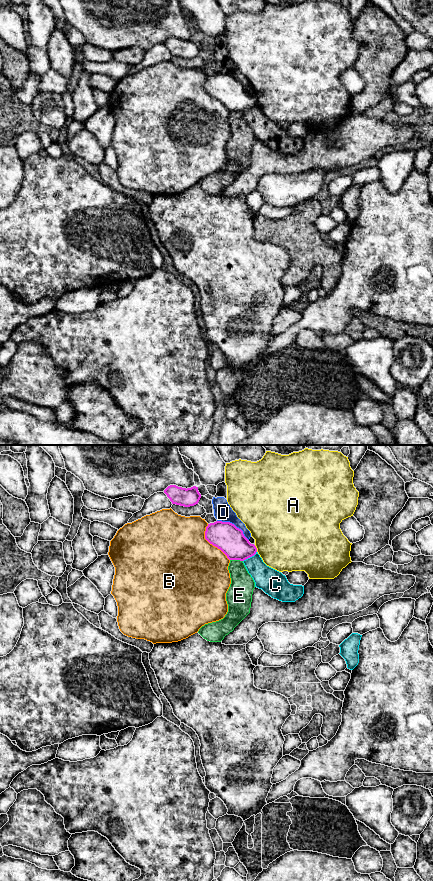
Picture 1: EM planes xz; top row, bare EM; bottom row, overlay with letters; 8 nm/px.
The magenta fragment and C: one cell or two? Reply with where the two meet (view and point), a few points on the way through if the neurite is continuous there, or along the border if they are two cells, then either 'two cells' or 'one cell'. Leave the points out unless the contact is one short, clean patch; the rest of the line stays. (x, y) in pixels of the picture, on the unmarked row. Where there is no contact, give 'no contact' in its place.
xz (250, 108) | along xz (256, 103), (243, 113) | two cells

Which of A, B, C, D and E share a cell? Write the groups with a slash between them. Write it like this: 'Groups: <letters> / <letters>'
Groups: A / B / C / D E

